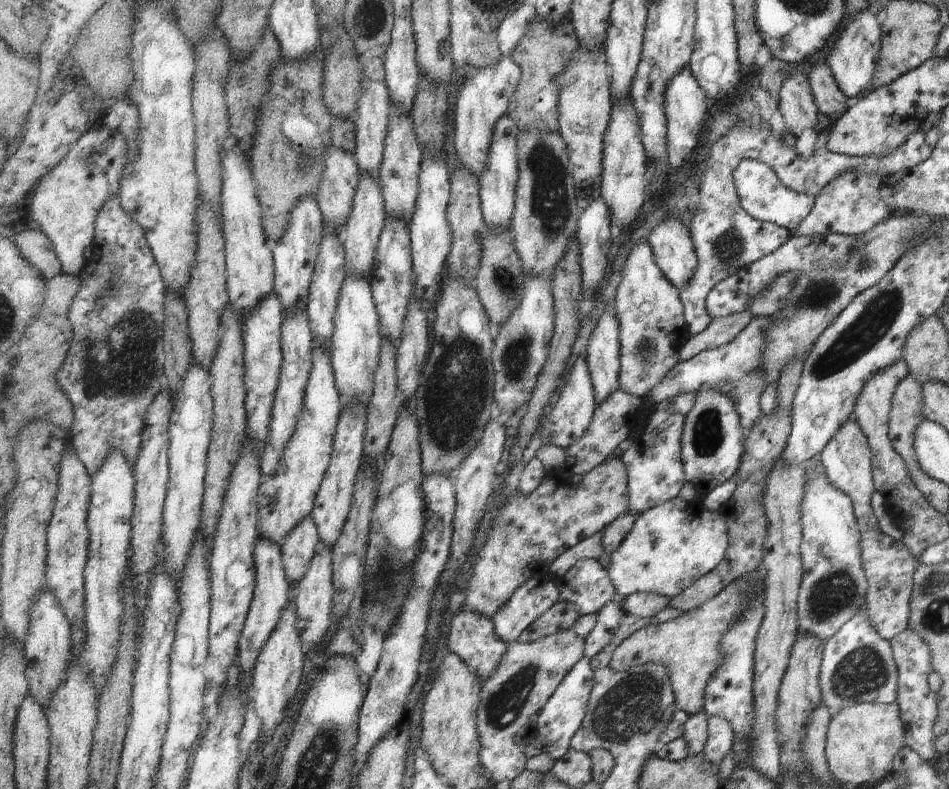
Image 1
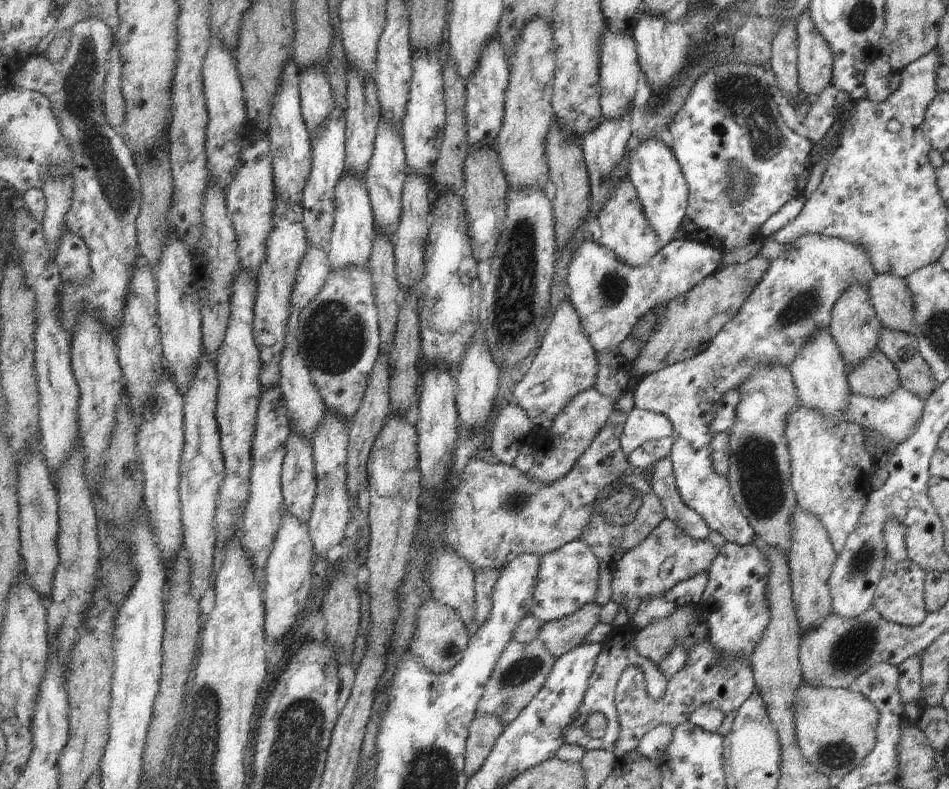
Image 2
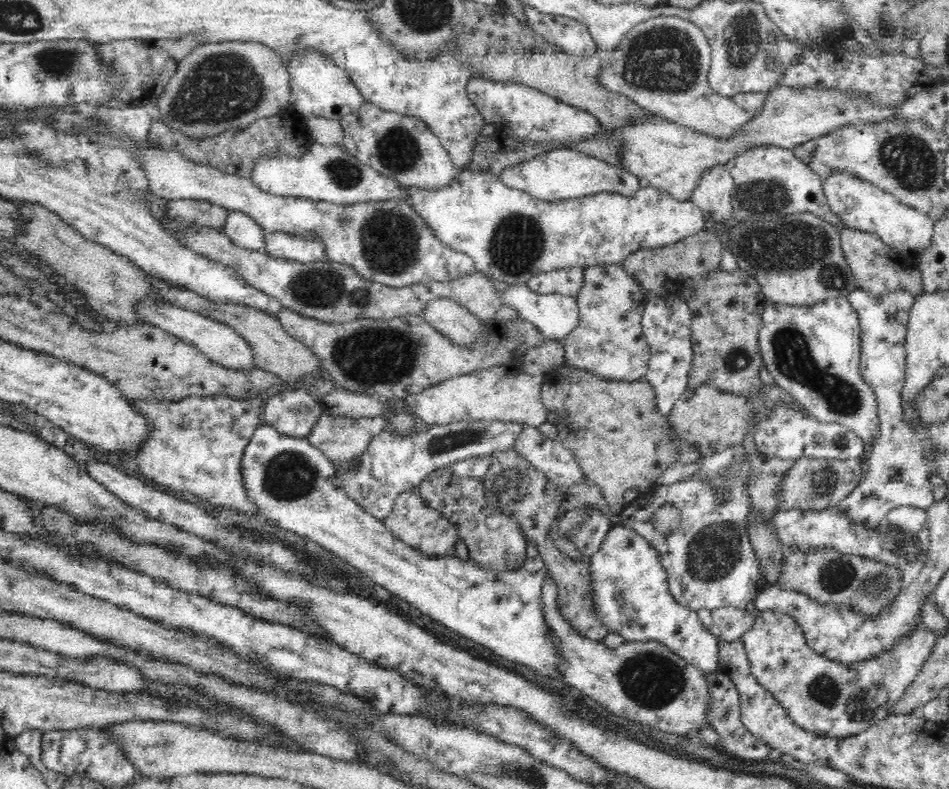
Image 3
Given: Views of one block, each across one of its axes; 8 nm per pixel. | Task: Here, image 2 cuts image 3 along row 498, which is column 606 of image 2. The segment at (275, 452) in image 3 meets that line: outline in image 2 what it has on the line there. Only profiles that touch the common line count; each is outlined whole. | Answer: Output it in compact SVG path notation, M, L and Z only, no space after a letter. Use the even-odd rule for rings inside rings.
M596 234L593 238L586 238L577 248L575 260L571 261L570 275L568 276L569 300L575 304L575 310L579 312L583 328L591 344L597 353L615 351L623 341L627 340L633 332L636 324L647 315L649 311L659 308L664 303L670 303L673 299L686 295L687 292L697 287L703 279L713 275L722 264L722 253L711 245L694 241L686 236L679 237L667 246L662 247L658 255L651 262L640 267L631 266L629 263L619 260L608 248L597 241Z

